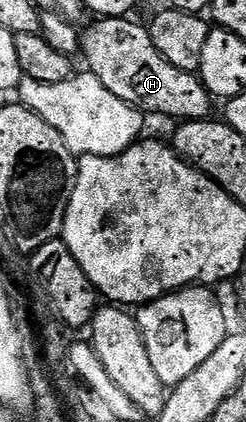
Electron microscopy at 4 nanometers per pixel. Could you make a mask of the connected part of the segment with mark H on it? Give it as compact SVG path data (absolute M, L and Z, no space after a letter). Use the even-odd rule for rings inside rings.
M99 17L88 31L82 32L81 55L87 58L86 70L97 76L101 85L113 93L113 97L121 97L121 101L148 116L168 115L174 121L208 118L212 114L213 99L207 94L207 88L198 74L177 69L177 65L169 65L169 61L157 53L150 30L133 20L131 17Z

